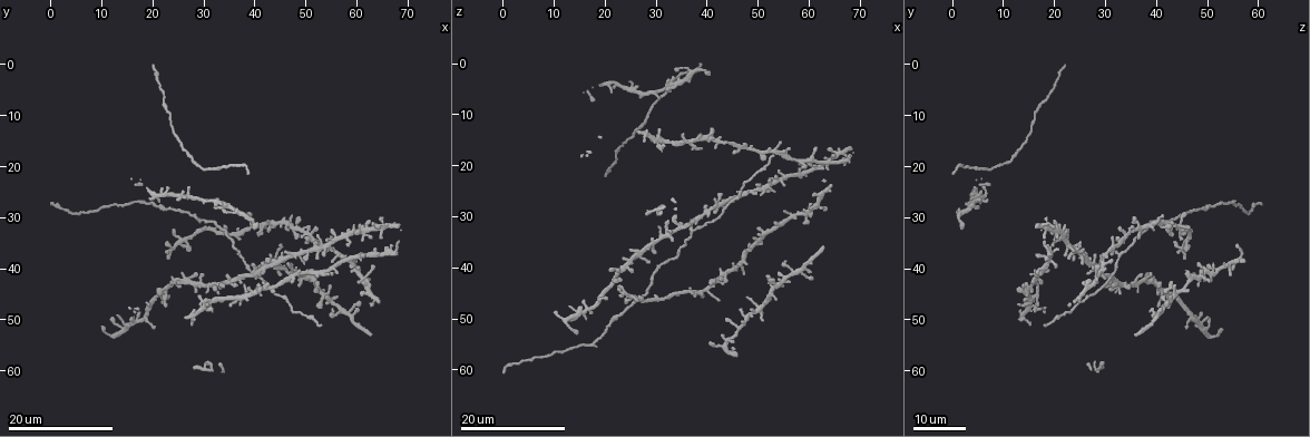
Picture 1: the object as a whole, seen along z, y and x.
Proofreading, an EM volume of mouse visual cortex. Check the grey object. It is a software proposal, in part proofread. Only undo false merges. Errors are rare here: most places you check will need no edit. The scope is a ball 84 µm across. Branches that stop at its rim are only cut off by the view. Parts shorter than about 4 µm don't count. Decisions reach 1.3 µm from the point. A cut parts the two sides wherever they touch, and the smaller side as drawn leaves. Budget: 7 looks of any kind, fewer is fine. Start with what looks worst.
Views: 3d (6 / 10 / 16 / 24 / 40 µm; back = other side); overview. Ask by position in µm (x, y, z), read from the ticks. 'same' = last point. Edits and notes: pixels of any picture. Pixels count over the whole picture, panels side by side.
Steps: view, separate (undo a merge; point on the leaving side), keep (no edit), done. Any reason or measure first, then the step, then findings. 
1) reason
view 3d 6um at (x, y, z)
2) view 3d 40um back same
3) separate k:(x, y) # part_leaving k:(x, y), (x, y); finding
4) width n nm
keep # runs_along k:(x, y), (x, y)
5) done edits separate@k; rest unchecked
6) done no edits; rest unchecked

branch point
view 3d 16um at (41.0, 45.0, 13.5)

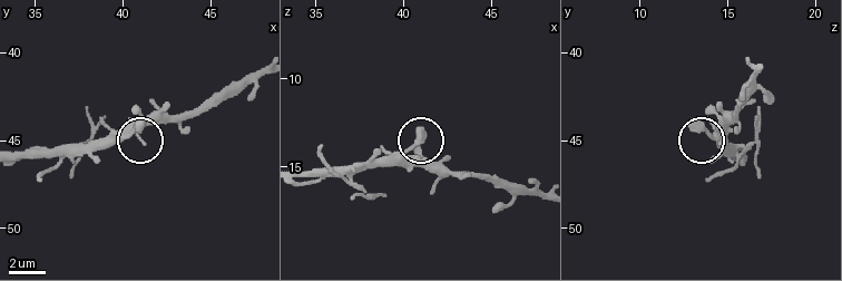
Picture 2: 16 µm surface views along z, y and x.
view 3d 10um at (40.4, 44.7, 13.8)

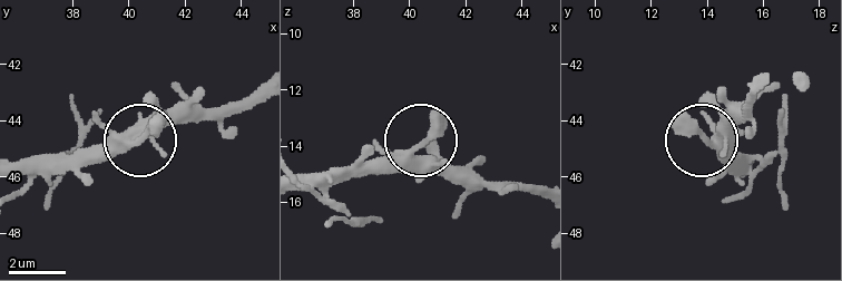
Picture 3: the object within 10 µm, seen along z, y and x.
keep # runs_along 3:(260, 85), (216, 107), (174, 109), (137, 141), (82, 149); one cell here

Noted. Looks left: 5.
four arms meet
view 3d 24um at (36.5, 45.5, 16.0)

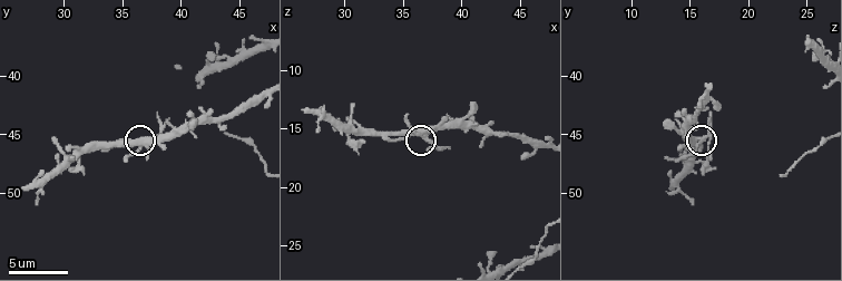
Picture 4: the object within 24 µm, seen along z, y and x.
view 3d 10um at (36.8, 45.8, 15.8)

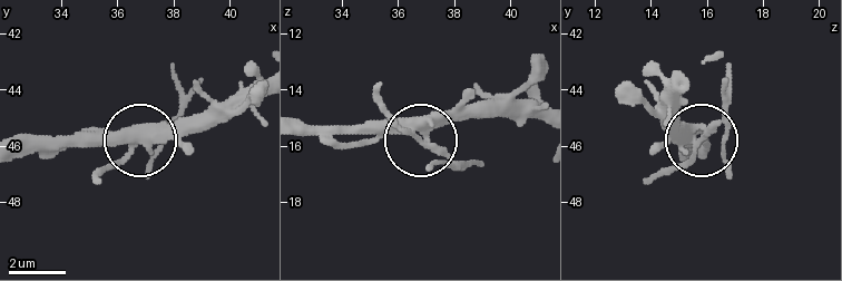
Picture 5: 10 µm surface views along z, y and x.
separate 5:(150, 167) # part_leaving 5:(703, 134), (723, 119), (732, 64); two cells meet here

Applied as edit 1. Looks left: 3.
view overview

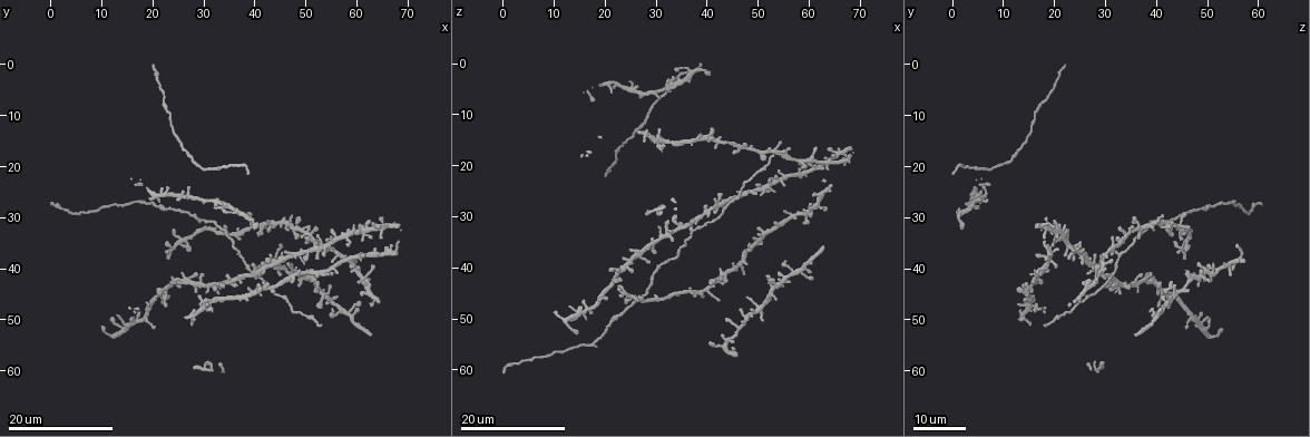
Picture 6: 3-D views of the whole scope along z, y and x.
three-way junction
view 3d 24um at (40.0, 42.0, 31.0)

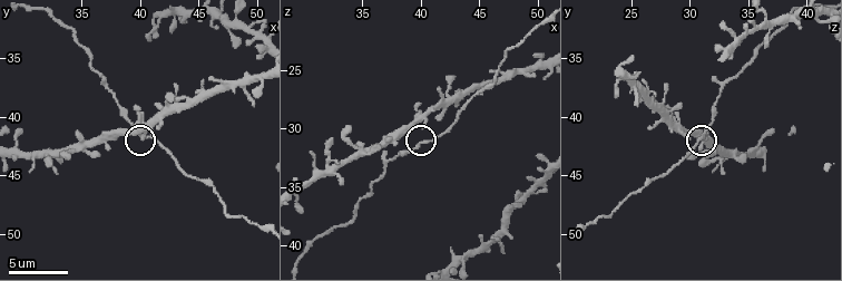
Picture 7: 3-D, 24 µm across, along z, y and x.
view 3d 6um at (40.4, 41.8, 31.2)

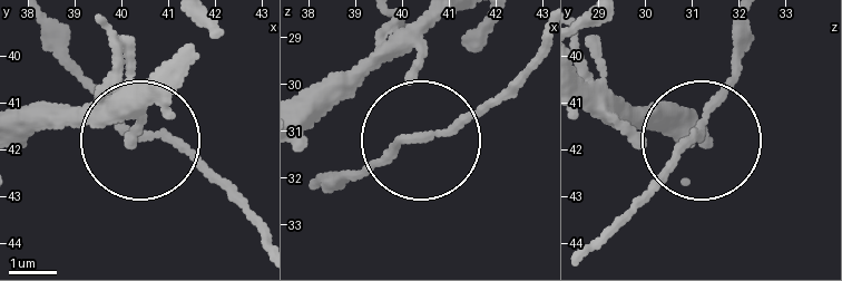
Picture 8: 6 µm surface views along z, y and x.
keep # runs_along 8:(583, 88), (630, 125), (698, 136), (635, 204); all the same cell

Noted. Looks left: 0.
done edits separate@5; rest unchecked

